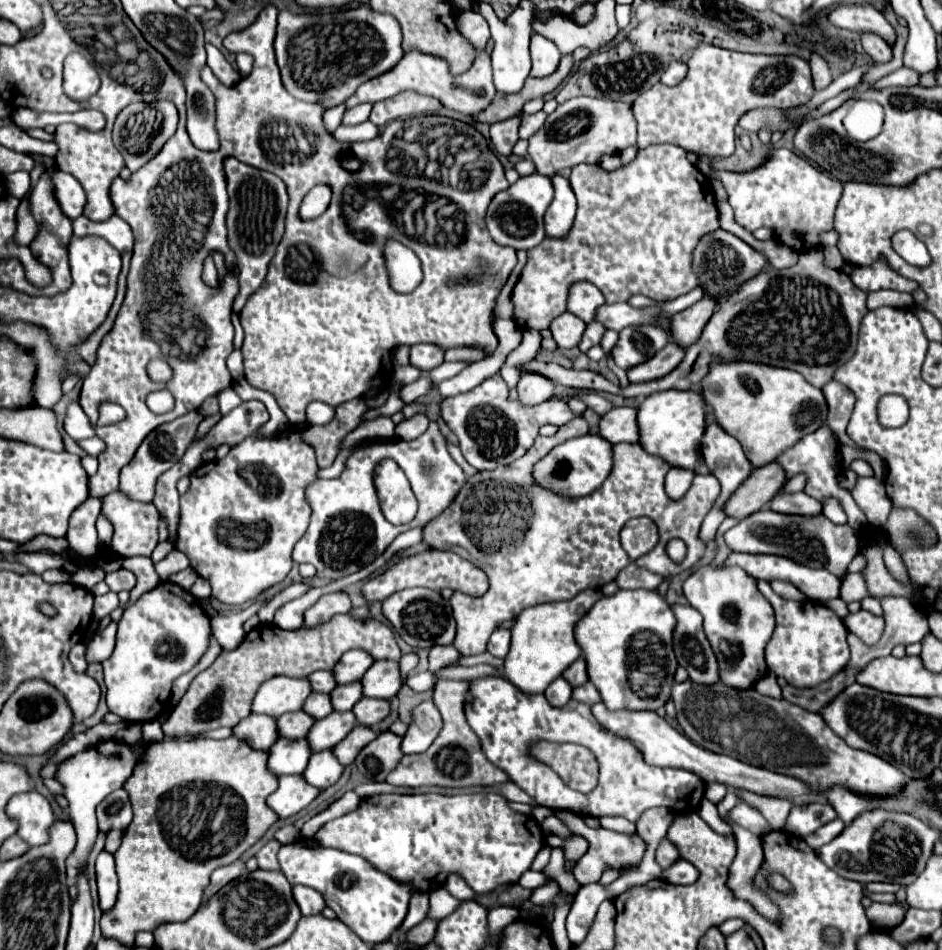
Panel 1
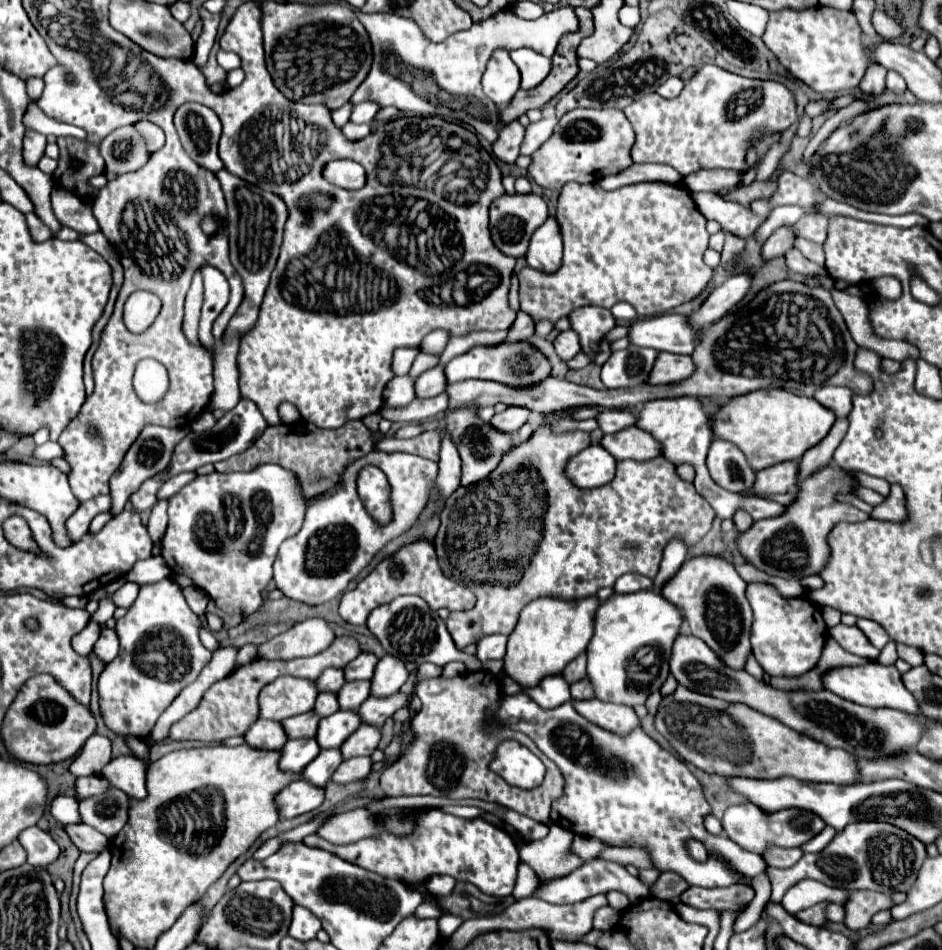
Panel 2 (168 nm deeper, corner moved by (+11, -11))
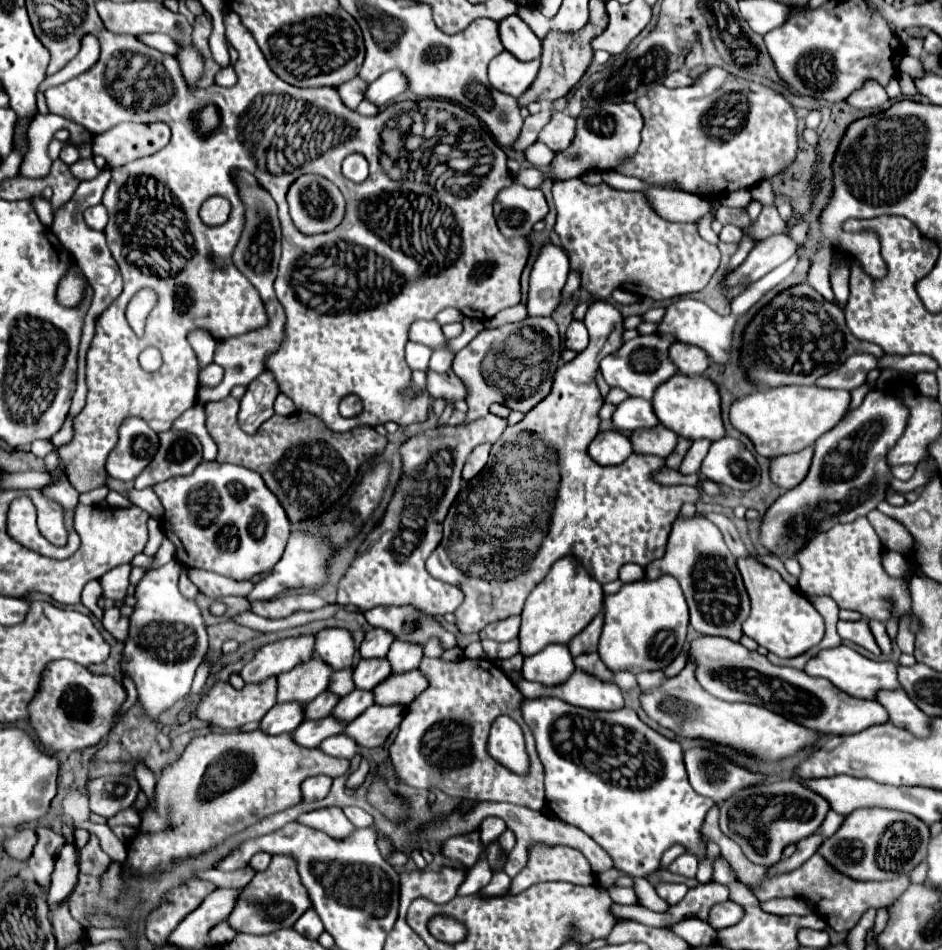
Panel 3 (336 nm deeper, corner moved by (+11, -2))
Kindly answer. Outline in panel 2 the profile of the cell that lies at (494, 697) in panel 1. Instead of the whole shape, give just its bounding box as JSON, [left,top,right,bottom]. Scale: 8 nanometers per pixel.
[484,692,766,888]

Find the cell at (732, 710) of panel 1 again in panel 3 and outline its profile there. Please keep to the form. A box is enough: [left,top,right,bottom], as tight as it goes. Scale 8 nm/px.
[640,663,818,761]

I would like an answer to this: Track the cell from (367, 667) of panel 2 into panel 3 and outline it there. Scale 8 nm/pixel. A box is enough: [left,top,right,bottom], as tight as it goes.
[360,629,394,659]

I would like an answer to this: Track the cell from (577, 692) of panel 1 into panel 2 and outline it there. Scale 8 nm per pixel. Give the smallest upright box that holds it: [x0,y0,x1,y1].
[570,678,594,700]

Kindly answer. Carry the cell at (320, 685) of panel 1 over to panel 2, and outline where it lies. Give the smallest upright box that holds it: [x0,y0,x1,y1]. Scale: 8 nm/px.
[316,668,344,692]

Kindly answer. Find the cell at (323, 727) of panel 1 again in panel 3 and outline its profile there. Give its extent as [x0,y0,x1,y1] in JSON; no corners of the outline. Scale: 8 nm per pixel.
[332,689,374,721]

